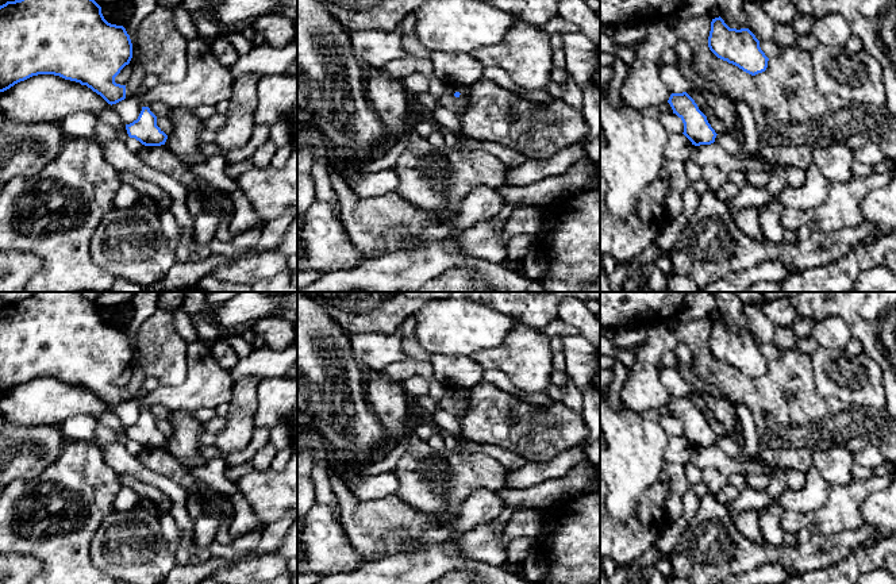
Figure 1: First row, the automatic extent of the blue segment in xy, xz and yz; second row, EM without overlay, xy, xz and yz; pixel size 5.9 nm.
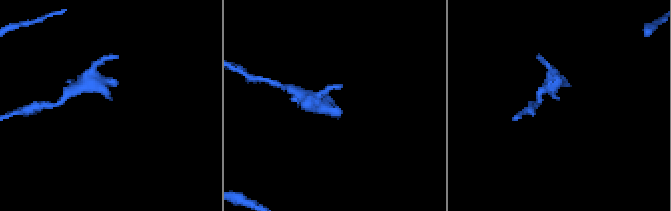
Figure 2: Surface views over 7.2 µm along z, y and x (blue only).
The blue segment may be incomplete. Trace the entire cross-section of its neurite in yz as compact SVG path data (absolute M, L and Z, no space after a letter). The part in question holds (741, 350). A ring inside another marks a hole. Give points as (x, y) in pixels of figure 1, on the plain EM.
M720 319L711 324L708 350L718 361L751 379L768 370L769 361L761 353L755 338L749 331L730 331Z

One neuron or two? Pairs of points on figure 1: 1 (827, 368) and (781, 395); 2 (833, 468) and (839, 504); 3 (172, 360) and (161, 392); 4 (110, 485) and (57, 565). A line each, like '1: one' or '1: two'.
1: two
2: two
3: two
4: one

